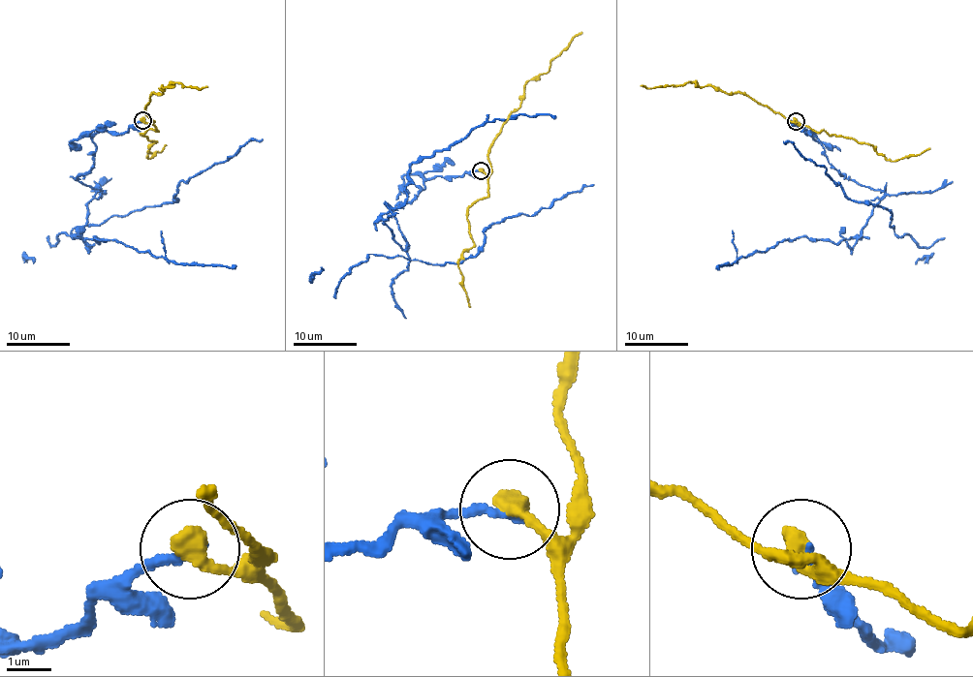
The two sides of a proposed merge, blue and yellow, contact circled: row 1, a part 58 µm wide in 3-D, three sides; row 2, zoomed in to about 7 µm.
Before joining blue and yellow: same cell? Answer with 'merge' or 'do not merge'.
do not merge

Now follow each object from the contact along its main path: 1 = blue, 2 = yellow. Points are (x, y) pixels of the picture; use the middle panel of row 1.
1: (481, 170), (423, 182), (394, 240), (382, 217), (412, 164), (495, 118), (554, 119)
2: (481, 170), (489, 172), (488, 147), (520, 106), (524, 85), (546, 74), (549, 63), (582, 31)

